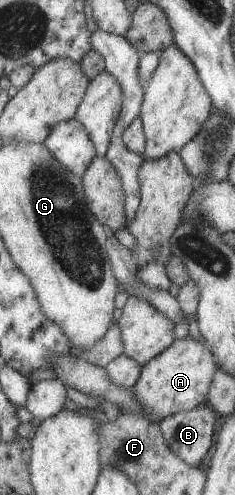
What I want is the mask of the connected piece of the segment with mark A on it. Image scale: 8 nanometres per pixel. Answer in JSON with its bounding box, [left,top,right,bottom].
[131,336,216,419]

